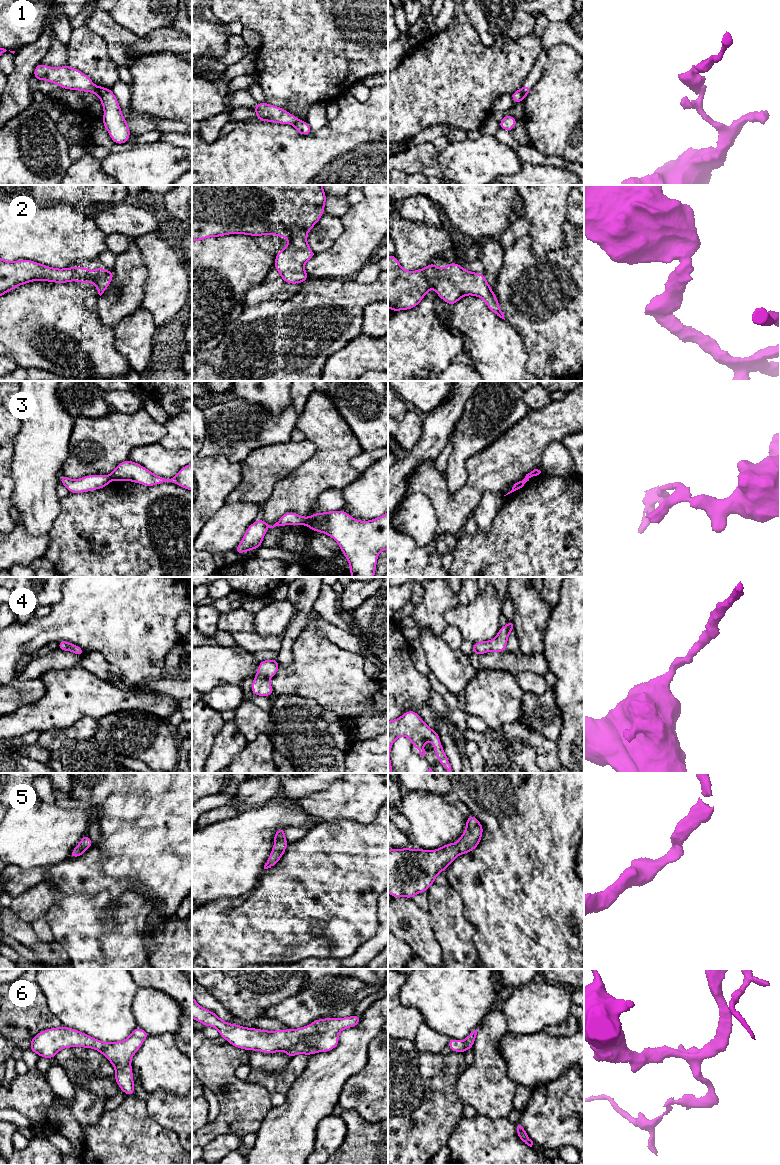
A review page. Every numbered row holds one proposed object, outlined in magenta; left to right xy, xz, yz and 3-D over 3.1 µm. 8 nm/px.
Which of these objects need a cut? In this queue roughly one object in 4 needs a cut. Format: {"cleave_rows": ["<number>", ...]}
{"cleave_rows": ["1", "3"]}

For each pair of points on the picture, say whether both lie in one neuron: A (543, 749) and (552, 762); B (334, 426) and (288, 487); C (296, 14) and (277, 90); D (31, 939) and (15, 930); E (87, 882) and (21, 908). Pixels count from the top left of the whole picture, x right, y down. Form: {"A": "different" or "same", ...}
{"A": "same", "B": "same", "C": "same", "D": "same", "E": "different"}

